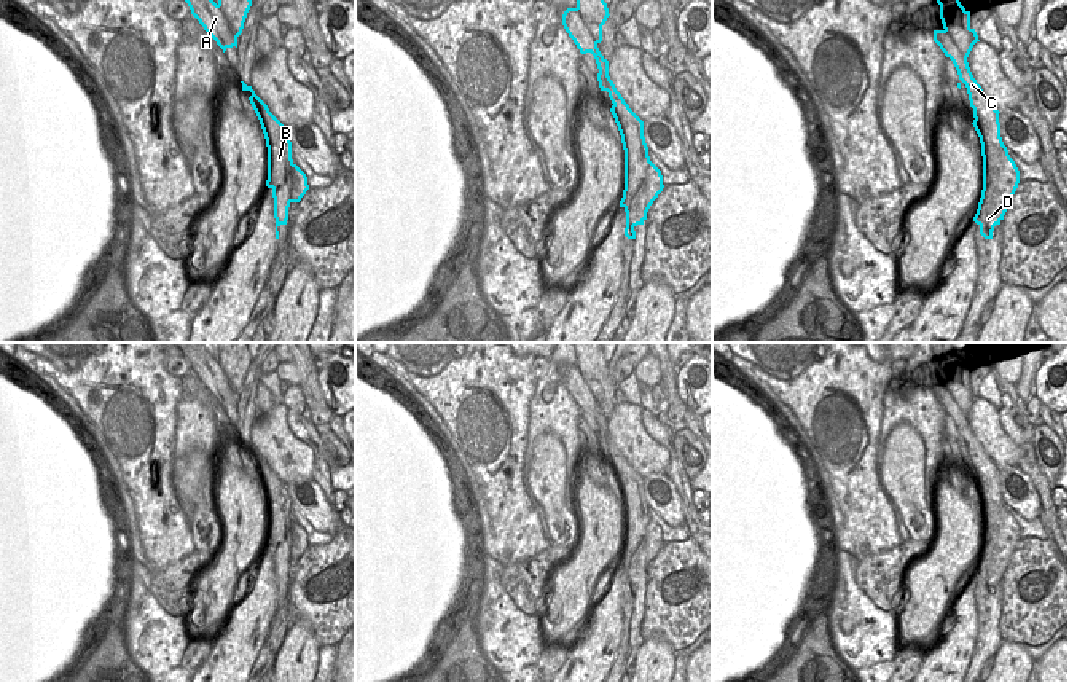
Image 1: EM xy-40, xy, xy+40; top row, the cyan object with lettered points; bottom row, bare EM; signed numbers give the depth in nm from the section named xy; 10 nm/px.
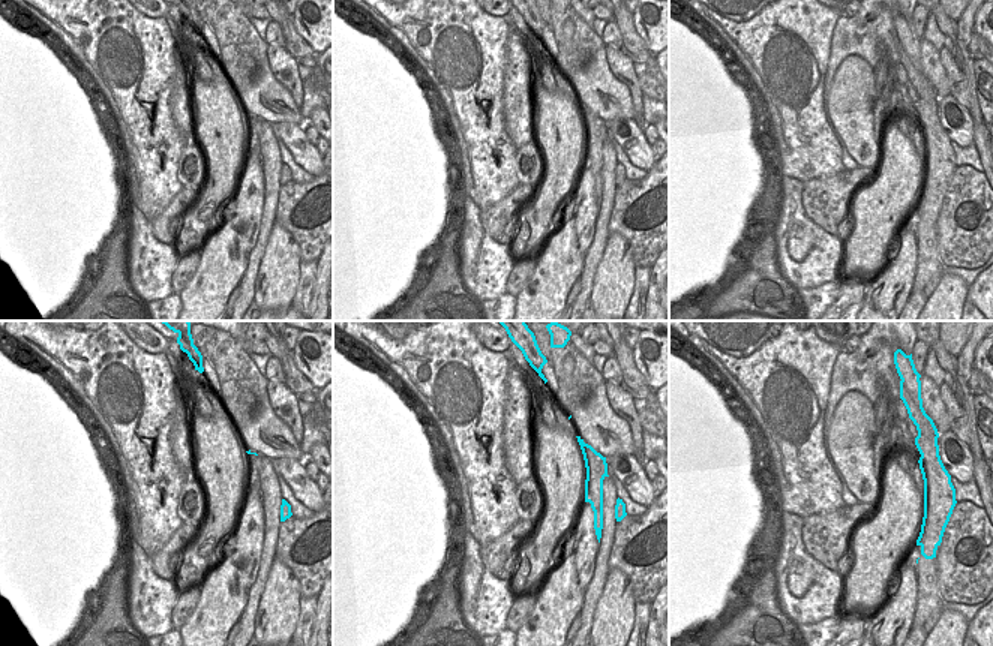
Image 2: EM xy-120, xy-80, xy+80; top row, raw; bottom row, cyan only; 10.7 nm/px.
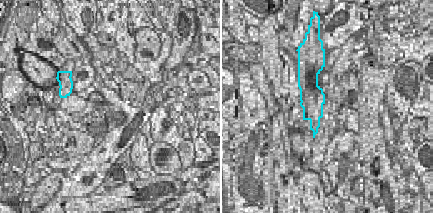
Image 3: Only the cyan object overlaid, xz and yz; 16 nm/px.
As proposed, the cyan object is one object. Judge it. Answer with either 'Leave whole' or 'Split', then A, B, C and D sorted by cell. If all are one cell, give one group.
Split. Groups: A B C / D.

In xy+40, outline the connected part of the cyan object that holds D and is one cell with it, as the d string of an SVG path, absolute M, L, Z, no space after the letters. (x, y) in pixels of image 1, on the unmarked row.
M989 499L989 507L991 524L983 526L983 534L988 534L989 540L983 540L981 555L973 574L973 578L981 583L985 596L993 596L994 583L1004 577L1020 540L1020 527L1010 515L1007 504L997 505Z

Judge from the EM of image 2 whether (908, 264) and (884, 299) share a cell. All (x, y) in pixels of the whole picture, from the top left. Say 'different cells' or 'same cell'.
same cell

